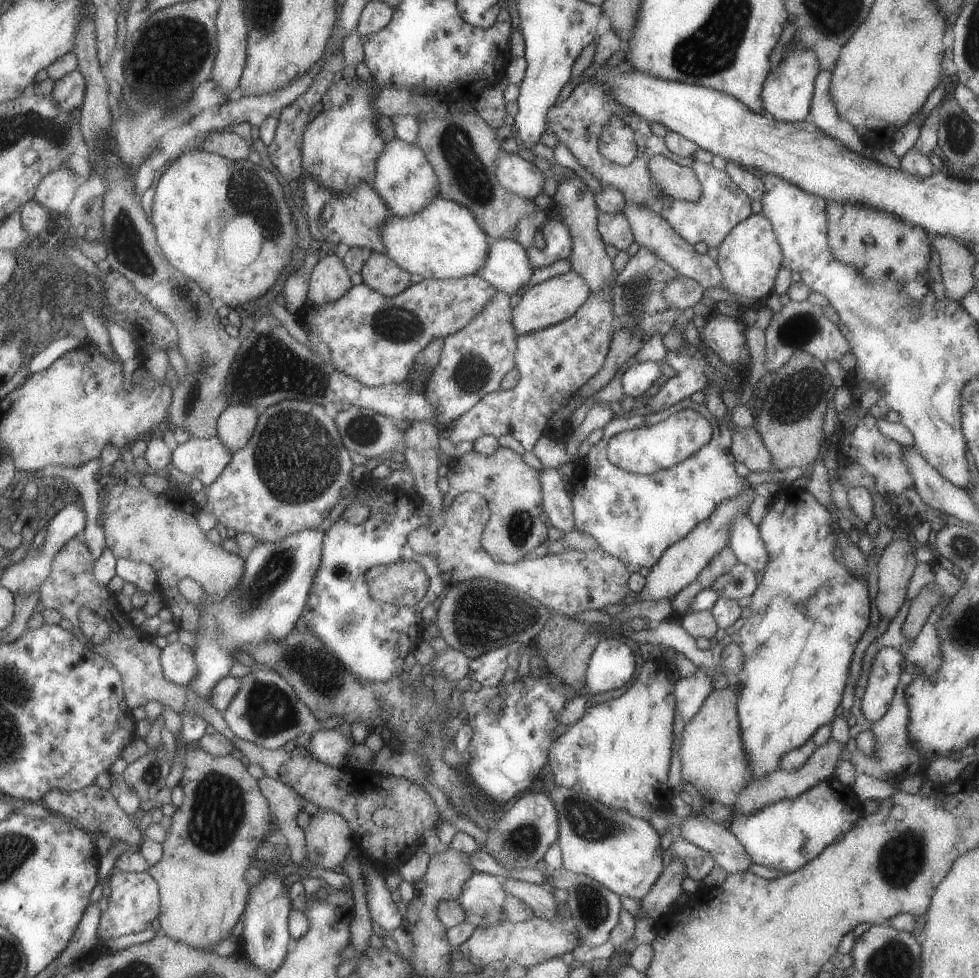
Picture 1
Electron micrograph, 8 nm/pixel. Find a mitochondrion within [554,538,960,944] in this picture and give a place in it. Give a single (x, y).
(900, 858)

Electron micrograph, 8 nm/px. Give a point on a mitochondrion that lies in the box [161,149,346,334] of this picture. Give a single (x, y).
(244, 197)

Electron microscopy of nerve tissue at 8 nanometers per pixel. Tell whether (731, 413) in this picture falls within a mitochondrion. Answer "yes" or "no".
no

